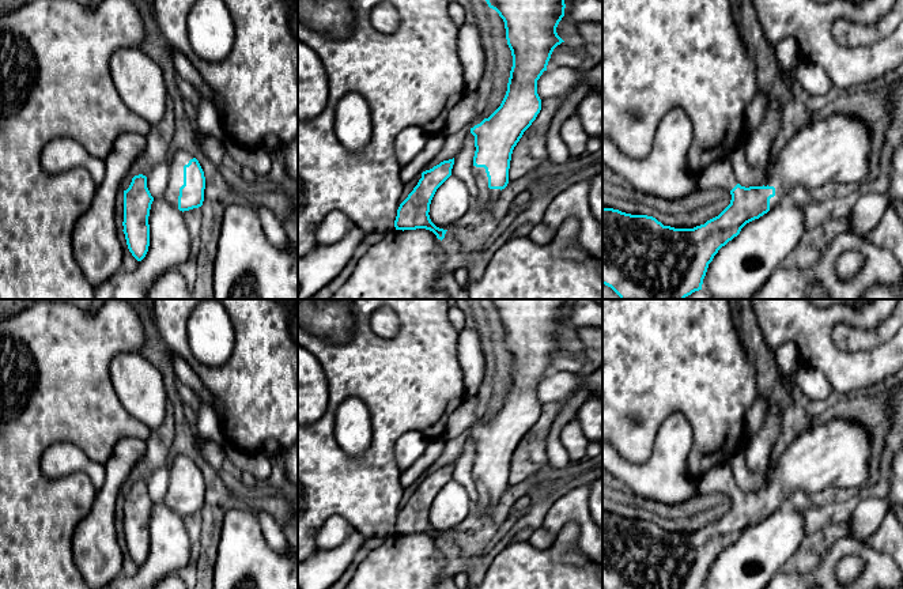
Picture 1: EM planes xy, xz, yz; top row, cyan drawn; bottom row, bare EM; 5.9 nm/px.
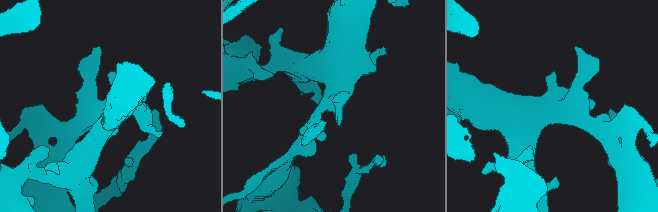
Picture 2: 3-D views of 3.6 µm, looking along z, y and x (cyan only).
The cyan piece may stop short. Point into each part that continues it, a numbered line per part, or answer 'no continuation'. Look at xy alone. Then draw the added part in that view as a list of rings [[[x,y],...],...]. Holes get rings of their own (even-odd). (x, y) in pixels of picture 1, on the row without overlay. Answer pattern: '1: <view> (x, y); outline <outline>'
1: xy (180, 463); outline [[[178,454],[169,465],[170,483],[163,505],[175,513],[178,513],[180,492],[184,490],[184,471],[193,462],[194,460],[192,457]]]

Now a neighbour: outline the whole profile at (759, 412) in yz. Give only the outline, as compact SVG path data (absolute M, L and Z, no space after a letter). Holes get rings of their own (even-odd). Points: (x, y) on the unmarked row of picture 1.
M757 394L752 407L745 416L745 431L747 437L756 434L772 415L772 411L767 400Z

